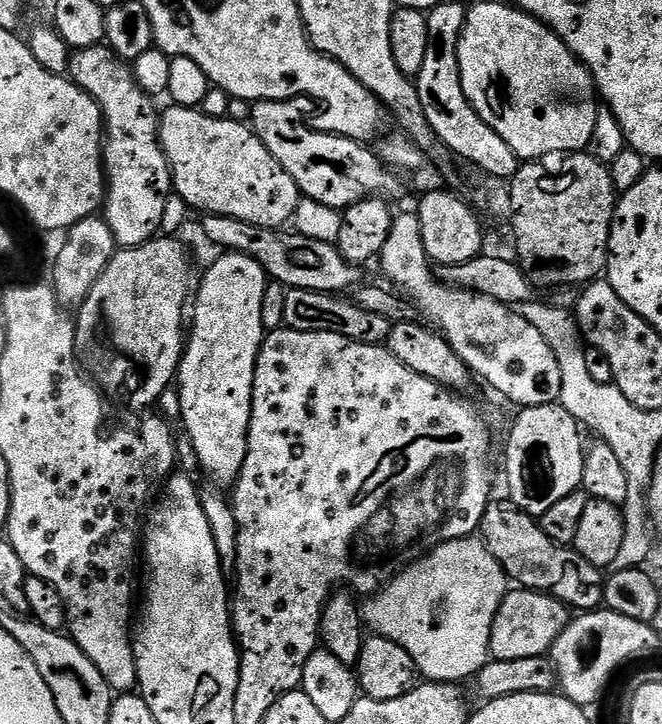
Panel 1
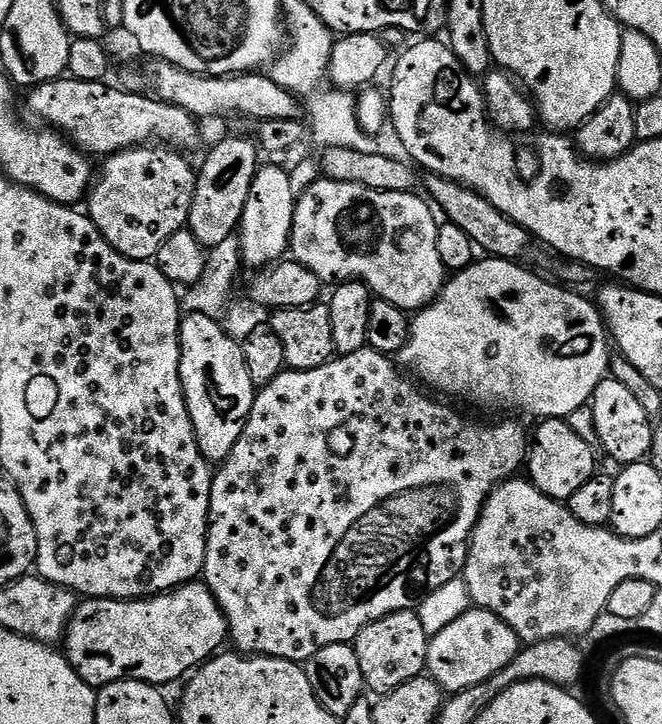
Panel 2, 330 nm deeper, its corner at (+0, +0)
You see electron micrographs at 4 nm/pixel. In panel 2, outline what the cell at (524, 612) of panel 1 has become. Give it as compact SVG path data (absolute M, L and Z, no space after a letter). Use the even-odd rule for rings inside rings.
M472 606L462 614L462 618L450 622L450 626L446 626L446 630L442 630L429 639L426 672L444 689L445 693L461 692L470 686L478 686L478 682L486 682L486 678L501 672L516 657L521 647L522 642L514 634L514 630L510 630L510 626L506 626L506 622L502 622L502 618L498 618L492 612L487 612L485 608Z

